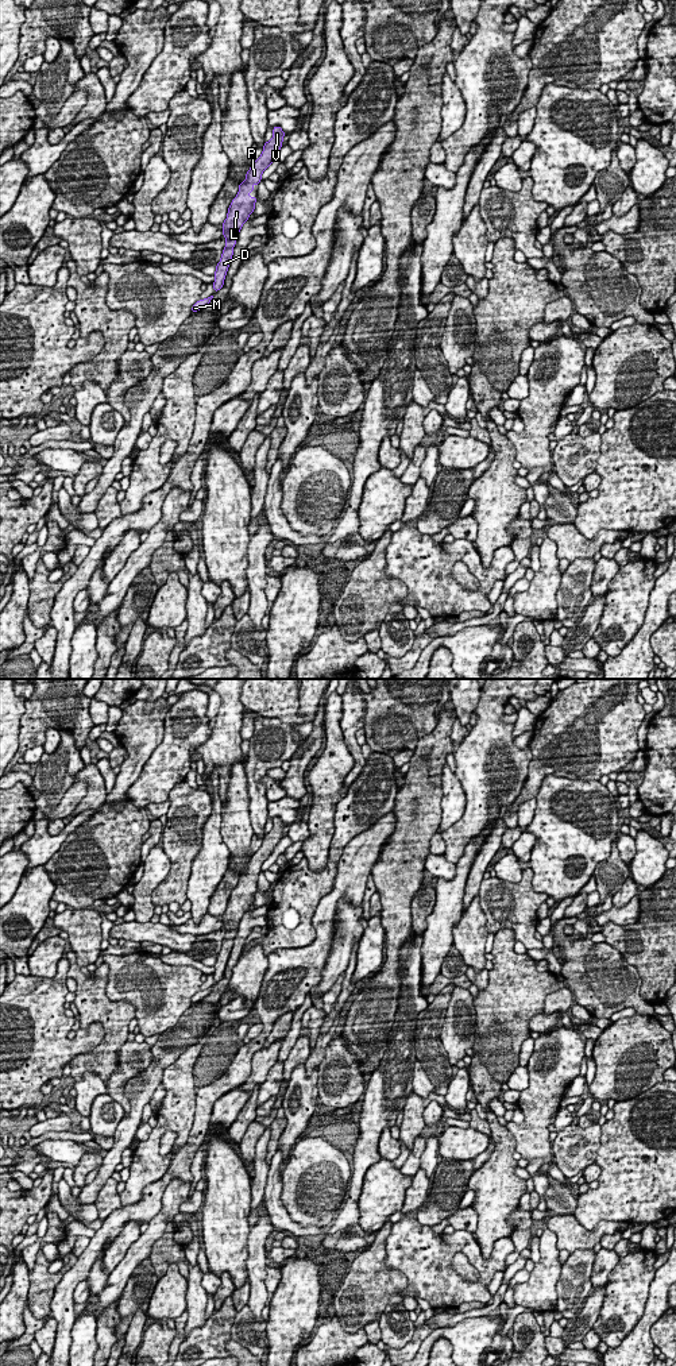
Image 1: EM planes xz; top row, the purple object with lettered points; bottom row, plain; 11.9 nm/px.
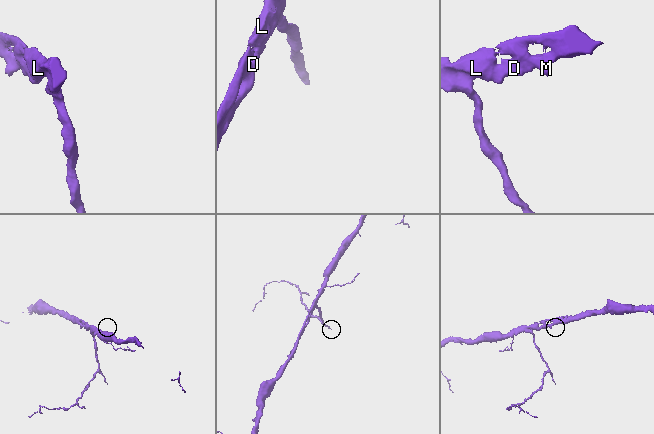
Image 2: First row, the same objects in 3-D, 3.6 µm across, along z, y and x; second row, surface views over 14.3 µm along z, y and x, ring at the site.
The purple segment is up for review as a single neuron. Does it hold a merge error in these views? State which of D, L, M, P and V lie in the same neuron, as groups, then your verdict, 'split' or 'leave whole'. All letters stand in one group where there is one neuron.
groups D L M P V; leave whole

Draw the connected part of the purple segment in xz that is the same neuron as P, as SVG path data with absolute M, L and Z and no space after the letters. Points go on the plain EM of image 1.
M275 817L273 819L273 829L264 834L260 848L251 856L246 871L239 876L236 888L231 892L227 910L223 914L223 927L227 933L220 953L216 956L215 984L224 977L237 926L250 906L255 902L256 887L250 888L248 884L255 883L252 877L259 876L263 863L273 854L275 846L282 840L285 826L281 818Z

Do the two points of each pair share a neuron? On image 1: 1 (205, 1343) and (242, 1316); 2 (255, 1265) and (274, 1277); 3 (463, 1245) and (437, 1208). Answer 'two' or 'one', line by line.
1: two
2: two
3: two

